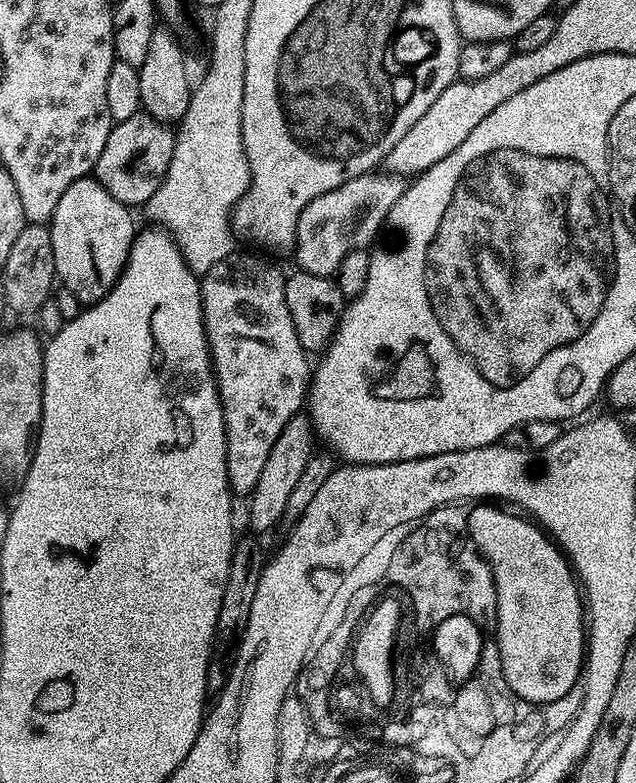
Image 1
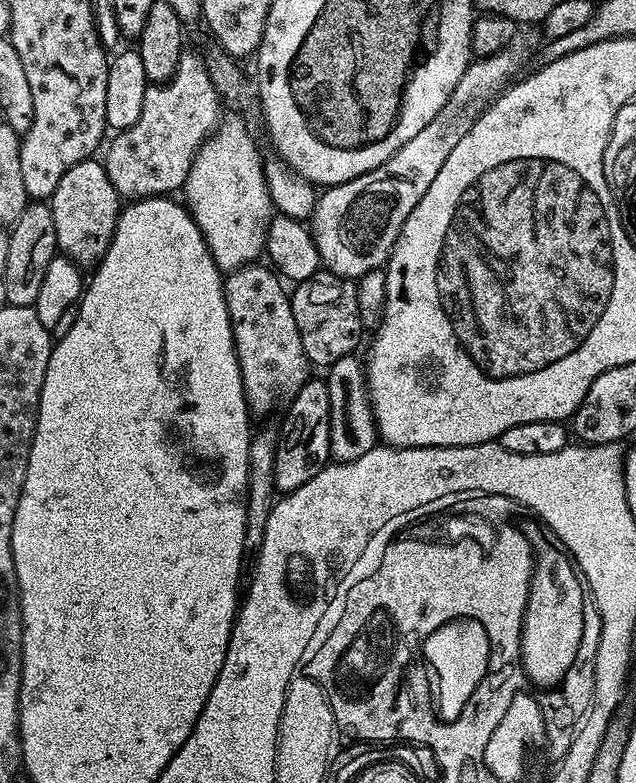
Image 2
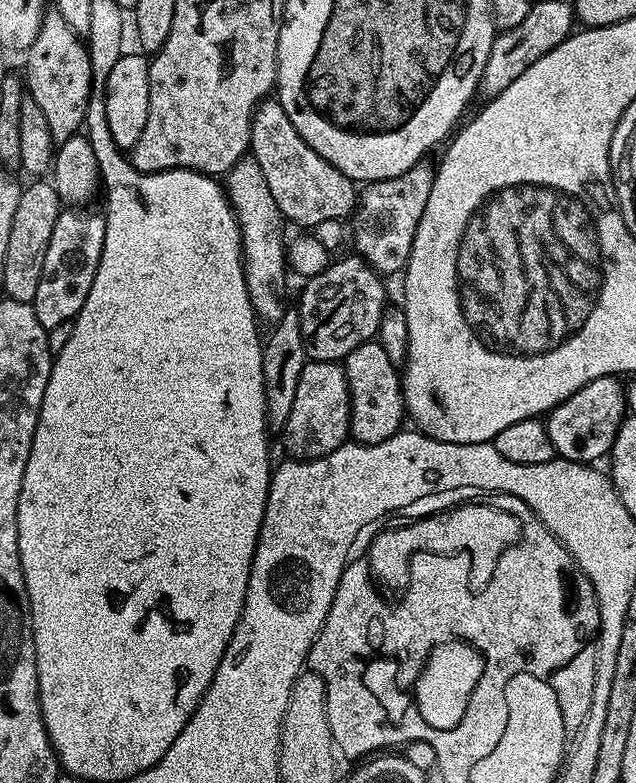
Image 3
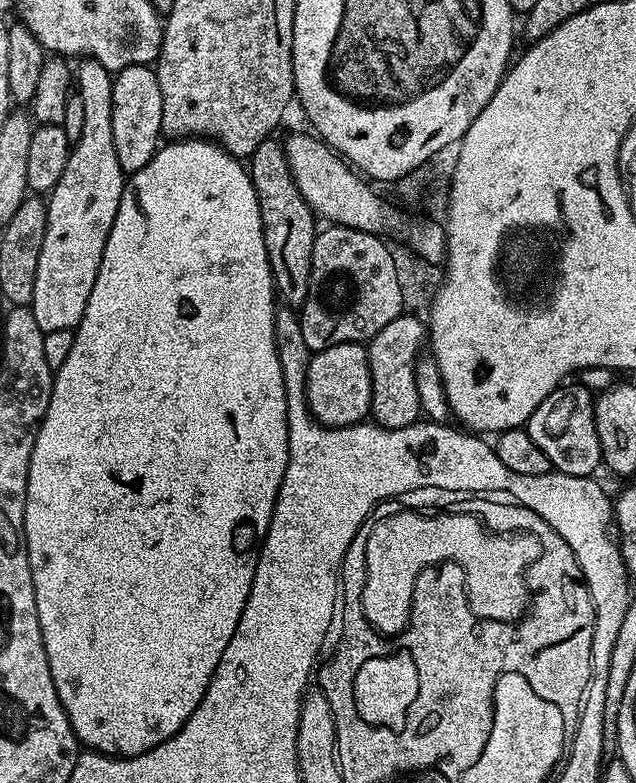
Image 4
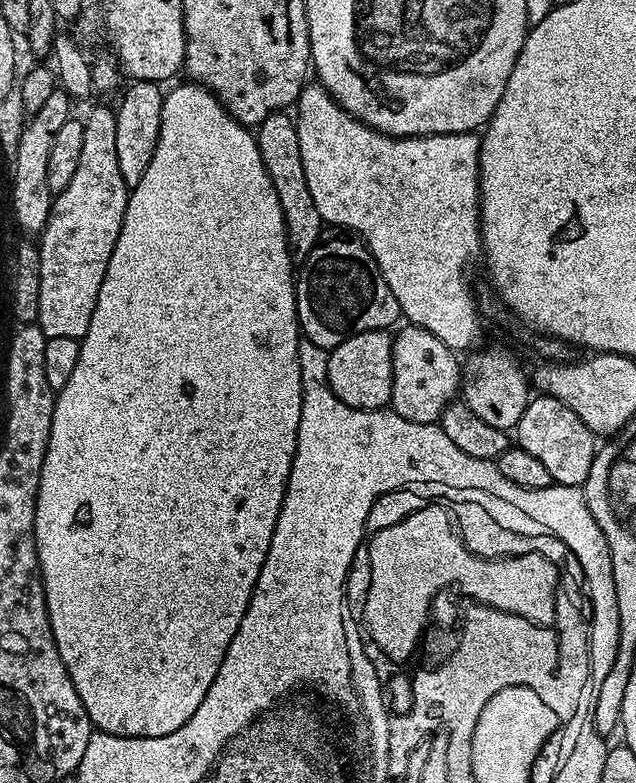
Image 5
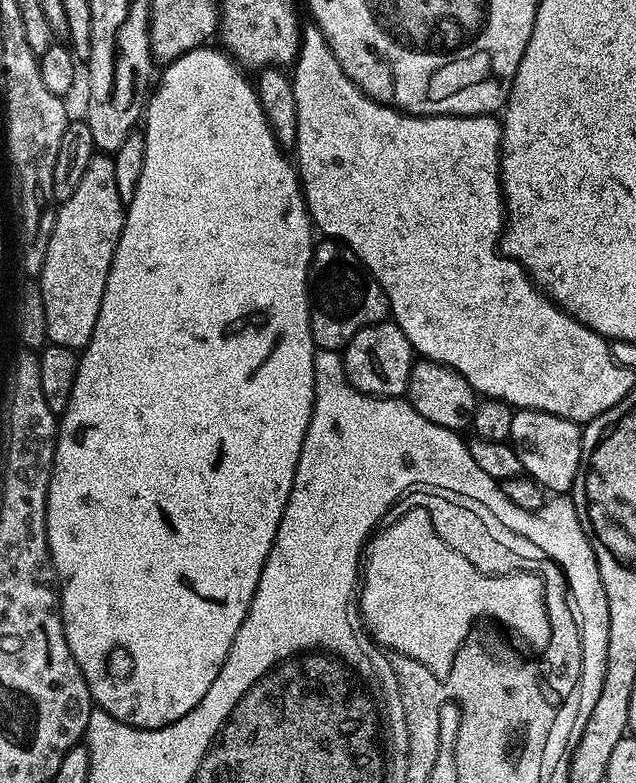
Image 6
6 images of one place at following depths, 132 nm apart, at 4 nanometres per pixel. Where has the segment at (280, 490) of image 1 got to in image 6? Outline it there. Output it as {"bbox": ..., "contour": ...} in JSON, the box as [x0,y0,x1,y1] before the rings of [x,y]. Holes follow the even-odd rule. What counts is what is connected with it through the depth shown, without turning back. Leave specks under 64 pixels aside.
{"bbox":[343,322,414,396],"contour":[[[377,322],[358,330],[343,349],[344,375],[359,392],[367,396],[399,396],[408,391],[414,363],[414,349],[406,334],[394,322]]]}

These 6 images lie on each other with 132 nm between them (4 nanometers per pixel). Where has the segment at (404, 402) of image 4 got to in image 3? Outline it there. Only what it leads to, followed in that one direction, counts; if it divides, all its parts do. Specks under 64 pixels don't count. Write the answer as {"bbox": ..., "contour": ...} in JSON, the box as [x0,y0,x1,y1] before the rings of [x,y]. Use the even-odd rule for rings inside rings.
{"bbox":[342,338,406,444],"contour":[[[373,338],[362,342],[362,346],[350,350],[350,354],[344,357],[342,363],[350,390],[351,439],[357,444],[386,442],[386,438],[401,431],[406,424],[404,385],[397,361],[390,359],[380,345],[379,339]]]}

